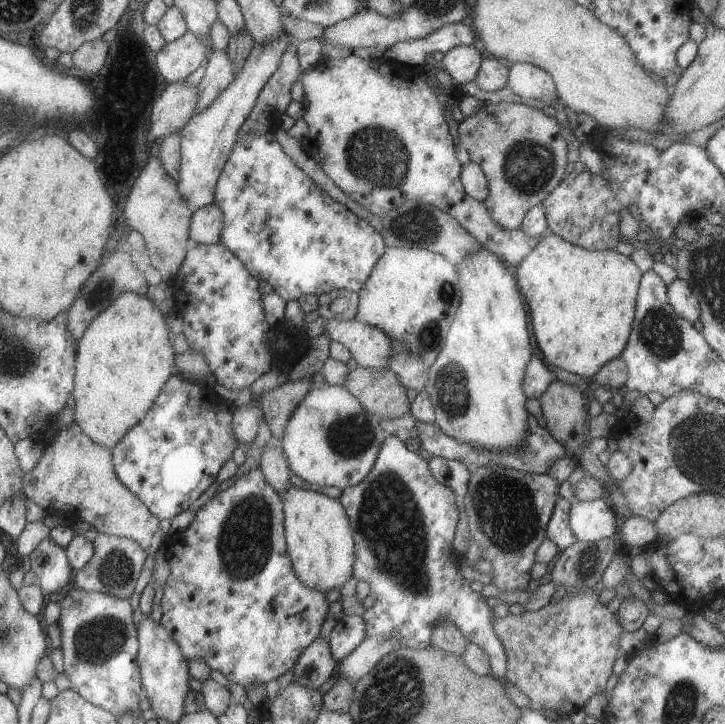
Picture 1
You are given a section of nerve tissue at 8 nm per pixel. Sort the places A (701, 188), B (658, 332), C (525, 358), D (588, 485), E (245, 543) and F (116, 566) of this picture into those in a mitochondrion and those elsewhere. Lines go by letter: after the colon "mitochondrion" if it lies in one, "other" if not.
A: other
B: mitochondrion
C: other
D: other
E: mitochondrion
F: mitochondrion

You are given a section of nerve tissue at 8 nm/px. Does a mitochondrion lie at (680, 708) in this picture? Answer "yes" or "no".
yes

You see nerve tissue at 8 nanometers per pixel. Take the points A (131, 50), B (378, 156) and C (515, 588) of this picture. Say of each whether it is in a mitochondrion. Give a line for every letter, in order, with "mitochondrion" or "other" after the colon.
A: other
B: mitochondrion
C: other

